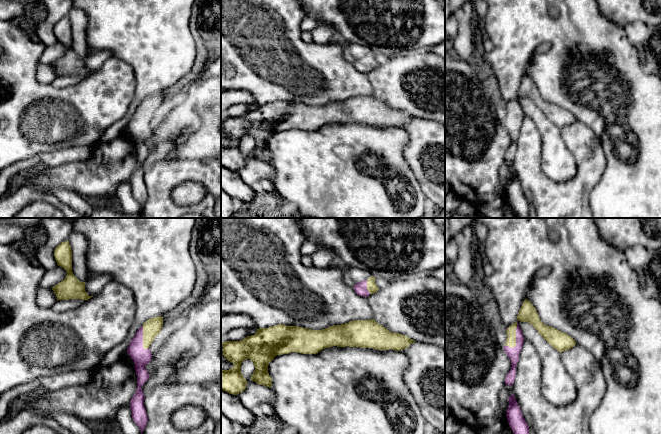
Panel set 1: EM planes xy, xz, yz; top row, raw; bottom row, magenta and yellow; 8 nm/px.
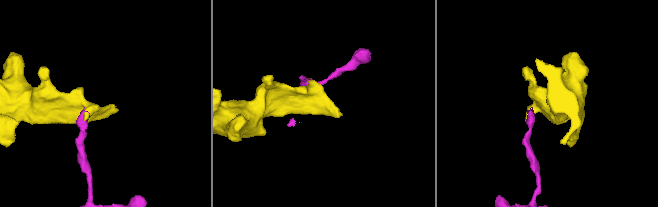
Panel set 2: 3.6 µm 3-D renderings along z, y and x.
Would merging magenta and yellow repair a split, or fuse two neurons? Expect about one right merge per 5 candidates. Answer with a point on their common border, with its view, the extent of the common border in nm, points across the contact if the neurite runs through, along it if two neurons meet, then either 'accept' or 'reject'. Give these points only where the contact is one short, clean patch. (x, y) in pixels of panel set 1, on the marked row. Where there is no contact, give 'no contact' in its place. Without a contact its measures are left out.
meets magenta in yz at (516, 338); contact 240 nm long; runs through yz (513, 353), (516, 338), (511, 330); accept

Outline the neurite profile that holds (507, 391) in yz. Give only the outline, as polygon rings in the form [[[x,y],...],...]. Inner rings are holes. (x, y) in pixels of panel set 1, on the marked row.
[[[505,385],[505,387],[499,393],[499,400],[500,400],[500,402],[504,402],[504,401],[508,400],[508,398],[512,394],[514,394],[512,385],[511,386]]]

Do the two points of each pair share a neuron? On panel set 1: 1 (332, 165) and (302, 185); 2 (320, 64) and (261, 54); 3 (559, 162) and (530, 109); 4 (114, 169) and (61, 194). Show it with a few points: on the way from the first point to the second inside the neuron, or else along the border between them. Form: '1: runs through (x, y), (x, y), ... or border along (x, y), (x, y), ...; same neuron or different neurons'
1: runs through (325, 165), (322, 165), (309, 178); same neuron
2: runs through (305, 64), (276, 64); same neuron
3: runs through (553, 149), (551, 134), (542, 122); same neuron
4: border along (52, 190), (65, 188), (87, 199); different neurons

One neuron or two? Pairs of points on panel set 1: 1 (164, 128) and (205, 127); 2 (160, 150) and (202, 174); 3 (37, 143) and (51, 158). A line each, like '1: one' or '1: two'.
1: one
2: two
3: two

